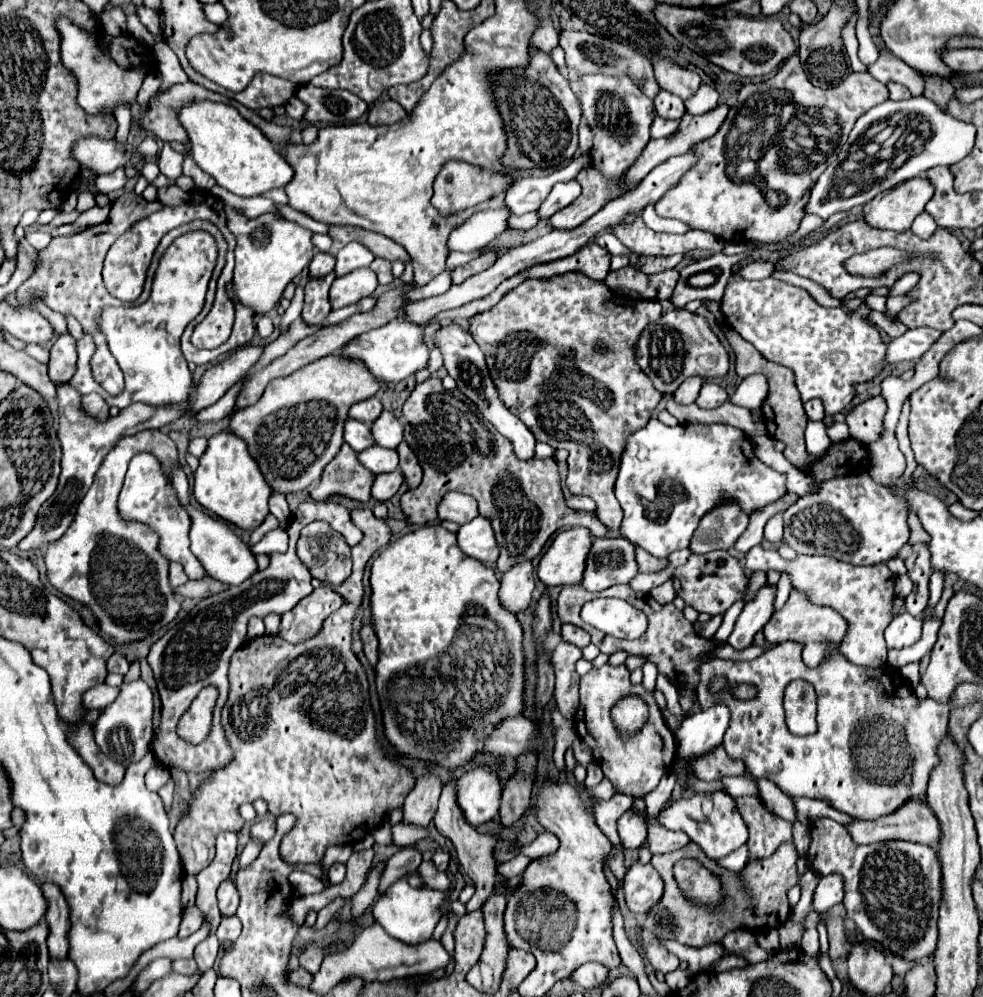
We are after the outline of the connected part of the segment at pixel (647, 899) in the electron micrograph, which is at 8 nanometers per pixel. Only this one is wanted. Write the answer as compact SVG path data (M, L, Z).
M634 862L622 882L626 904L634 914L646 914L652 910L664 892L664 882L660 874L650 864Z

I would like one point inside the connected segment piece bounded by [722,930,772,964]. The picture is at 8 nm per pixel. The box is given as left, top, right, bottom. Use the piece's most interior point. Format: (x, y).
(742, 943)

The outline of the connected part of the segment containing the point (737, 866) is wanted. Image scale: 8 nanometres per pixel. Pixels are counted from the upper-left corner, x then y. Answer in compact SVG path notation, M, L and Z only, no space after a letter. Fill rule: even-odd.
M746 846L738 848L734 854L724 856L724 858L720 858L720 860L716 860L716 862L718 862L718 866L726 868L728 872L740 876L740 874L742 874L742 868L746 866Z

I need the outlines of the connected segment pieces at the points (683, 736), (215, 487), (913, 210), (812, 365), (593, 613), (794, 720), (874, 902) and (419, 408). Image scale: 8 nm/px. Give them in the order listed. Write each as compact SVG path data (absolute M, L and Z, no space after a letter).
M714 704L708 710L694 712L684 718L682 726L674 734L678 754L684 758L696 758L704 752L714 750L722 744L724 732L728 730L730 708Z
M218 432L208 440L208 448L200 458L194 478L194 498L204 508L232 522L234 526L252 530L268 516L268 498L272 488L266 484L256 460L248 452L248 446L236 434Z
M926 176L920 178L912 178L904 184L898 184L896 188L892 188L892 192L884 192L876 198L872 198L866 206L864 206L864 220L880 230L894 230L894 232L904 232L912 226L914 218L924 212L924 206L928 204L928 200L934 196L934 188L930 184L930 180Z
M734 278L726 286L720 308L726 324L762 356L768 356L770 362L794 372L802 402L812 398L824 402L824 424L830 424L830 416L852 402L858 382L872 380L884 368L886 346L880 340L878 328L868 320L872 310L866 302L852 312L842 308L822 308L806 290L788 282L776 278L764 278L760 282Z
M596 598L584 604L582 620L614 638L626 640L640 638L648 626L644 612L620 598Z
M792 682L784 692L786 726L796 736L808 736L816 732L816 692L804 682Z
M818 818L810 834L810 868L820 876L832 872L844 876L846 914L856 922L864 938L878 940L884 950L906 960L920 960L934 952L938 942L942 874L936 852L930 846L900 840L858 846L852 842L846 828L830 818Z
M438 376L414 388L402 414L404 440L424 470L420 486L402 494L402 510L410 524L432 524L436 520L436 506L446 492L456 490L470 494L478 500L480 514L490 518L494 526L500 546L496 566L502 574L524 560L536 558L558 528L588 526L596 538L608 534L608 528L592 512L578 512L566 506L558 466L552 458L518 460L512 442L500 436L500 432L480 416L476 404L460 390L444 390Z

